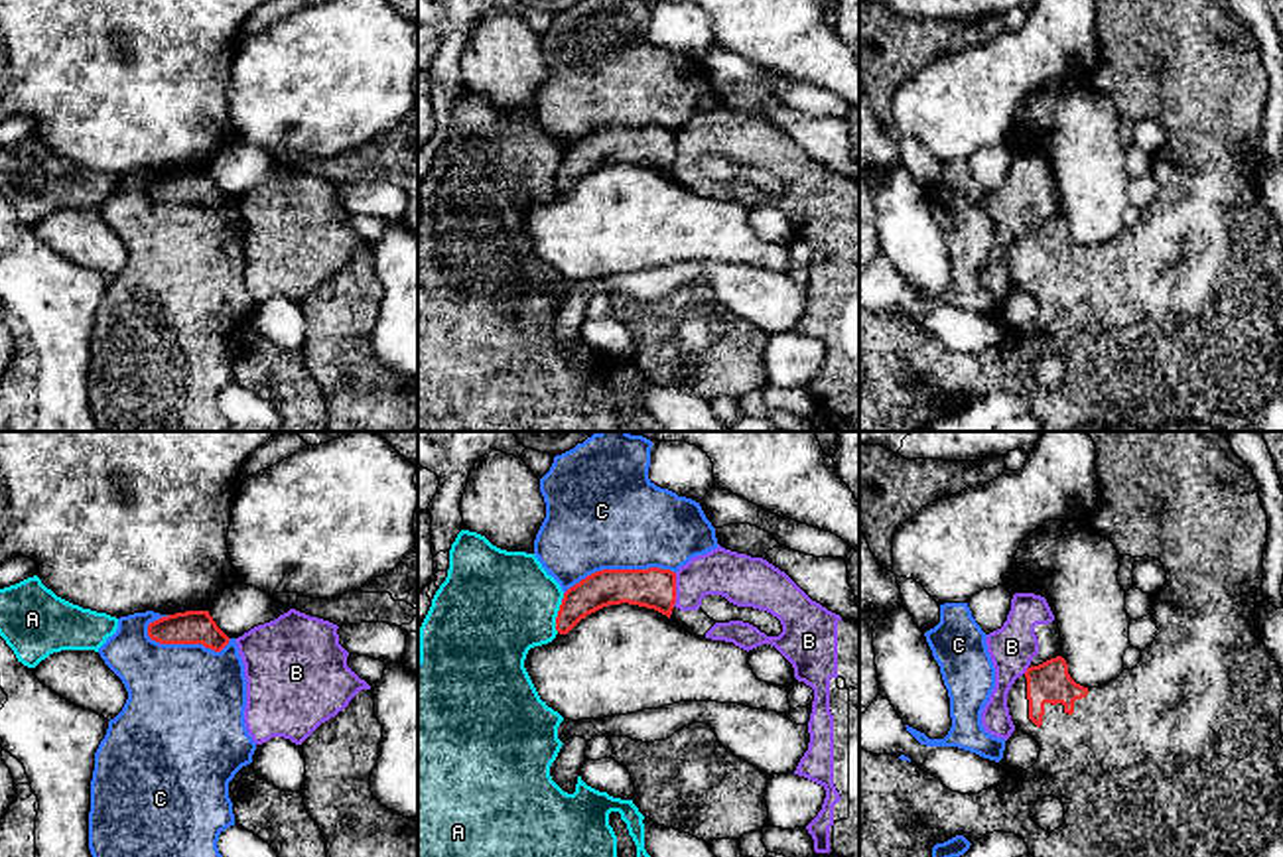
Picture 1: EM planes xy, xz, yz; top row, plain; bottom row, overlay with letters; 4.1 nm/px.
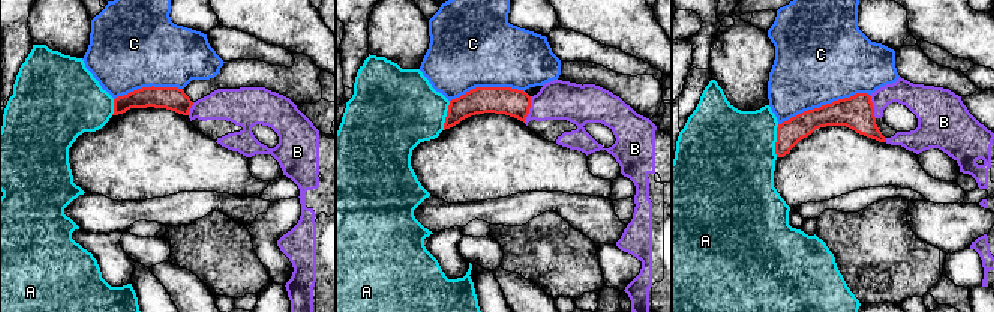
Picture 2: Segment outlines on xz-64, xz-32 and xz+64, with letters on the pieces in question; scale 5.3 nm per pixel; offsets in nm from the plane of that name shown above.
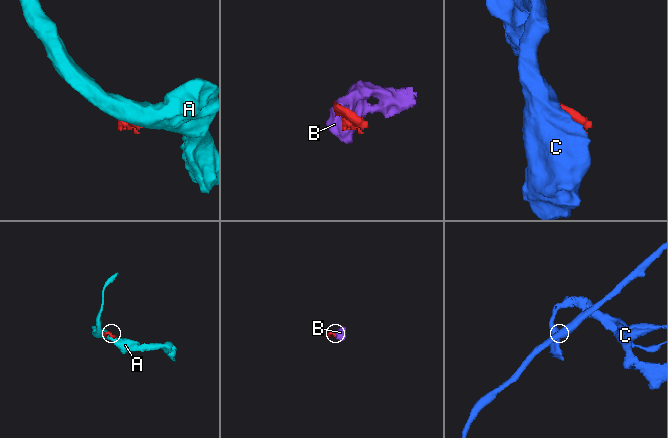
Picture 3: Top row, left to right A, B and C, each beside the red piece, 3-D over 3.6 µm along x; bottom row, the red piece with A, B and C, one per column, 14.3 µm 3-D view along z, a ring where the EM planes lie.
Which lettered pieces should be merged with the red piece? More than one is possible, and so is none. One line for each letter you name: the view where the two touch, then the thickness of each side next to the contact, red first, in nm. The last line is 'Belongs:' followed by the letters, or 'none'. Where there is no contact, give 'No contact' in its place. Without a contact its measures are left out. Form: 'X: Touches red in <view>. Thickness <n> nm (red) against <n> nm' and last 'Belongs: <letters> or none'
B: Touches red in xz. Thickness 170 nm (red) against 190 nm
Belongs: B

